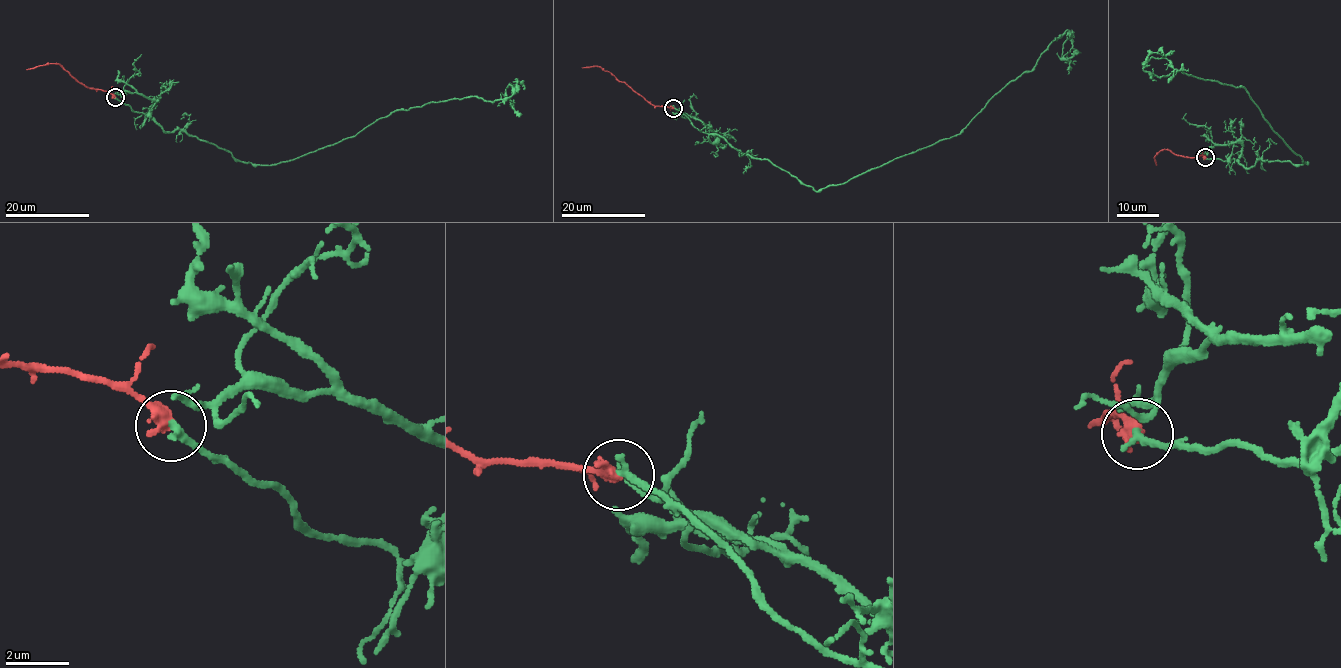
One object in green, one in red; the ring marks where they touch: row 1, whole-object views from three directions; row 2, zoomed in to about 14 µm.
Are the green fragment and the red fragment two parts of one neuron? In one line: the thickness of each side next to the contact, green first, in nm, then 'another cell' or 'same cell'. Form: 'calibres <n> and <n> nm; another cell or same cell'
calibres 200 and 360 nm; same cell

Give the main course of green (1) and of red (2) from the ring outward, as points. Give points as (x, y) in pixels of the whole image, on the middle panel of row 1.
1: (673, 108), (701, 131), (820, 191), (957, 136), (1065, 31), (1062, 58), (1076, 49)
2: (673, 108), (654, 106), (600, 66), (582, 68)

